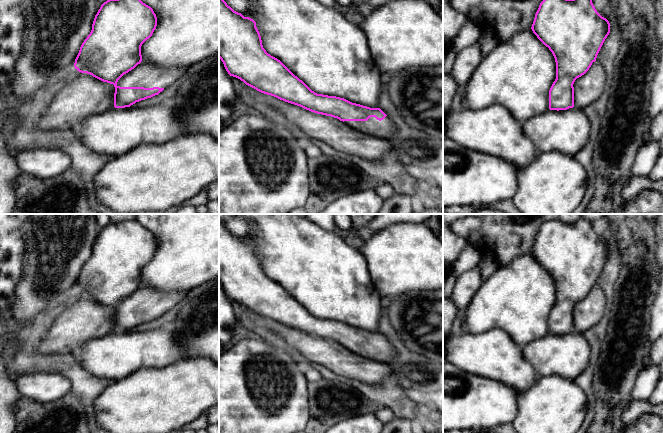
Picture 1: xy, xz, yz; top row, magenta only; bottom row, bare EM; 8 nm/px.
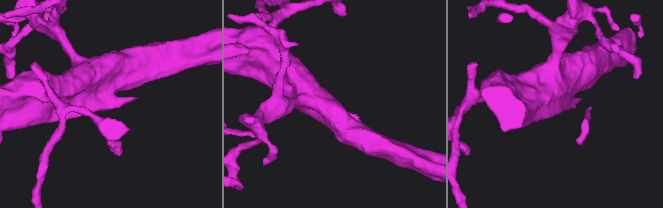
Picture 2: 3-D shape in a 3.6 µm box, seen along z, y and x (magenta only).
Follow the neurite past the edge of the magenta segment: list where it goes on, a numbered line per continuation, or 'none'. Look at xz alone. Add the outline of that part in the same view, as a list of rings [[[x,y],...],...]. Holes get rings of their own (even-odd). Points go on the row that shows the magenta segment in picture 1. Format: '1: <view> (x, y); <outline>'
1: xz (385, 128); [[[386,116],[379,121],[375,117],[370,117],[367,121],[344,121],[347,125],[371,136],[387,139],[396,133],[393,121]]]

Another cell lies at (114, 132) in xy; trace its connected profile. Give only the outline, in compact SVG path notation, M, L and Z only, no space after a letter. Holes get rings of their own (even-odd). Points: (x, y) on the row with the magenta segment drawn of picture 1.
M165 102L145 107L113 107L101 114L84 119L74 128L74 132L87 148L99 154L116 157L127 153L141 144L163 144L181 136L184 134L184 124L176 117L173 105L170 102Z

